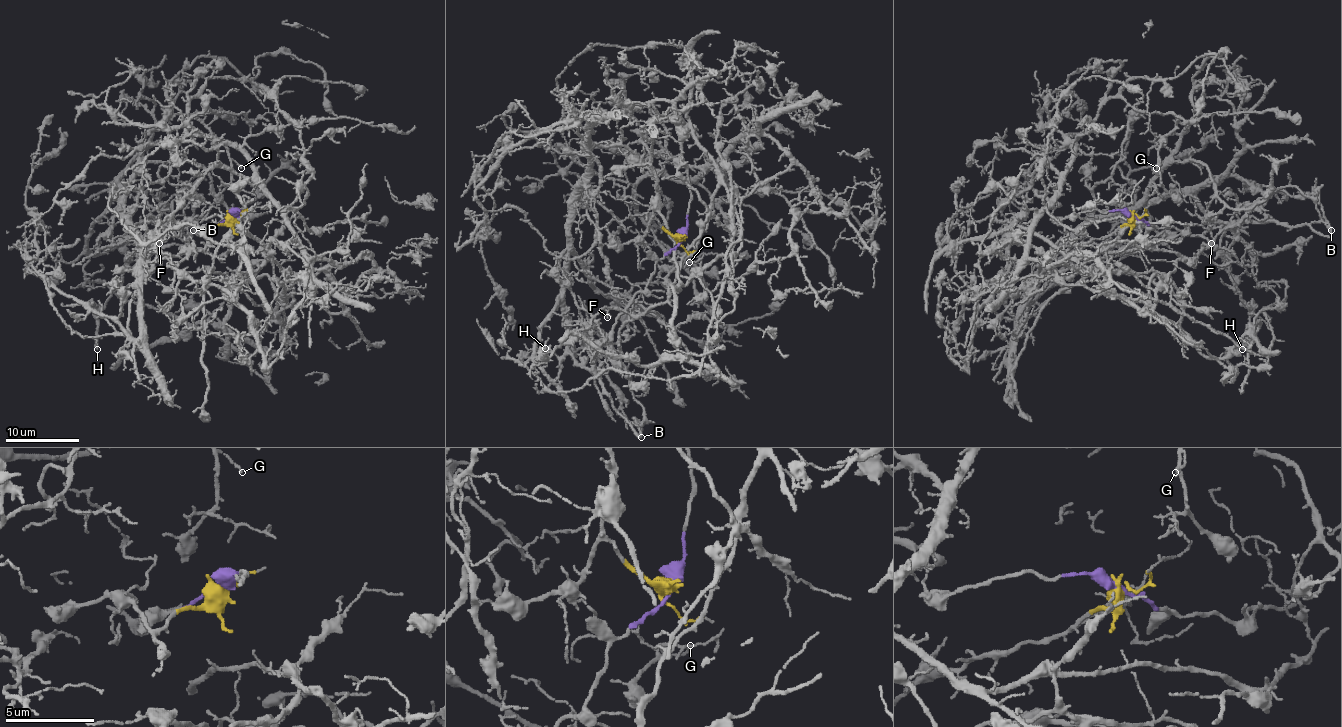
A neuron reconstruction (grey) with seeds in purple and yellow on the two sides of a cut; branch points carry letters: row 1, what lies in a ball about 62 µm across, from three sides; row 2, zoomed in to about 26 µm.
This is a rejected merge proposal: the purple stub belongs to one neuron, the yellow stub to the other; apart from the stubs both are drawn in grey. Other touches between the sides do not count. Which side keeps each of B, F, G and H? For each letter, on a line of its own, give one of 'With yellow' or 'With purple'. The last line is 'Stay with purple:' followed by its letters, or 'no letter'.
B: With purple
F: With purple
G: With yellow
H: With purple
Stay with purple: B, F, H

